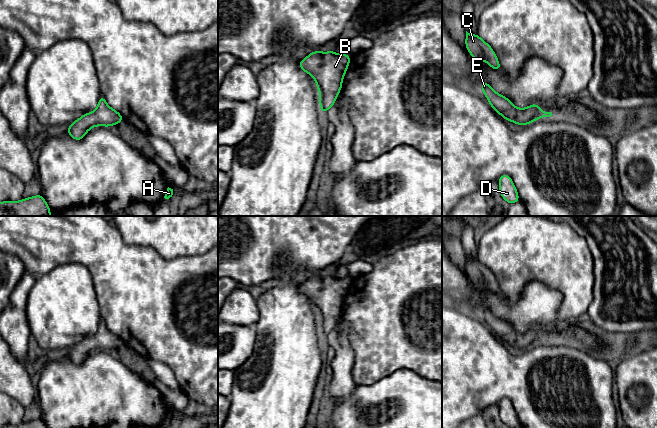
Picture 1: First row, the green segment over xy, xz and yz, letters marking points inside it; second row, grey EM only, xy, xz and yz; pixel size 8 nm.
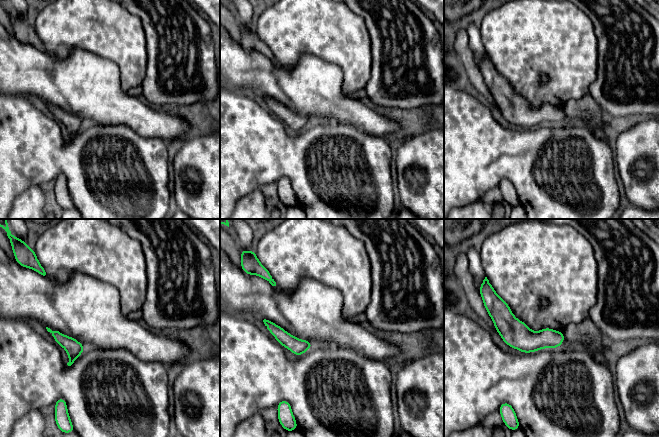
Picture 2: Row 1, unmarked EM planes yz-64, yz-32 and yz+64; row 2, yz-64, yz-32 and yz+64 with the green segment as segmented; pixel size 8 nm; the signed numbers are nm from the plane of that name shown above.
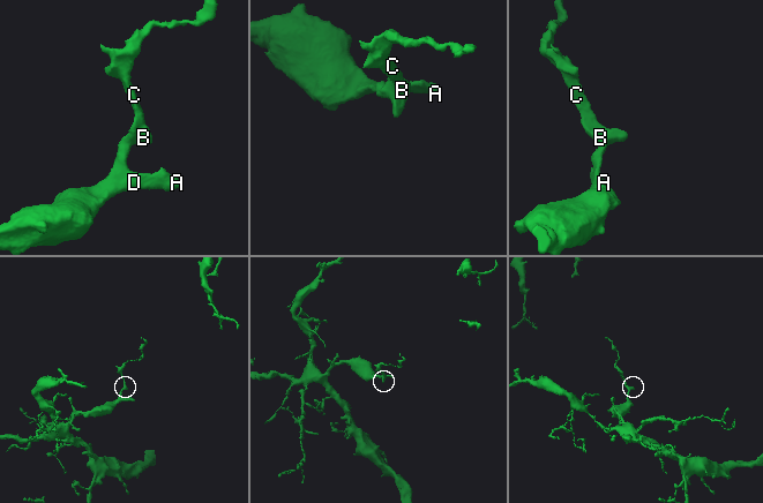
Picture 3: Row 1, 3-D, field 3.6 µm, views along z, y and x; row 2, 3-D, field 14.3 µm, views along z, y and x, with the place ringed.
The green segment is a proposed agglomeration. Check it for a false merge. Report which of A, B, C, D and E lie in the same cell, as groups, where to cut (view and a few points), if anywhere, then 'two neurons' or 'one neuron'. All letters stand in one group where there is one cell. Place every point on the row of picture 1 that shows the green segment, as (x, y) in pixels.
A B C D E; no cut; one neuron

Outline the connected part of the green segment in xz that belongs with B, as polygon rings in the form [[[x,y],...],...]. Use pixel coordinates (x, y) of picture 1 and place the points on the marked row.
[[[312,51],[299,62],[298,67],[312,76],[319,91],[319,105],[322,114],[333,107],[347,72],[351,55]]]

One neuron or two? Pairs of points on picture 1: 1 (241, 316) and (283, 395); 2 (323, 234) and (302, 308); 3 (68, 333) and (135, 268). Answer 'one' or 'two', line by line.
1: two
2: two
3: two

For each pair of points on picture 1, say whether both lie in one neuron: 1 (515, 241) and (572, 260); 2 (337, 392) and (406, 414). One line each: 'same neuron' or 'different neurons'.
1: same neuron
2: different neurons

